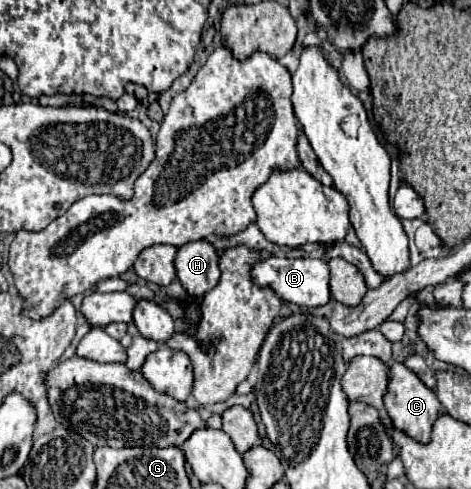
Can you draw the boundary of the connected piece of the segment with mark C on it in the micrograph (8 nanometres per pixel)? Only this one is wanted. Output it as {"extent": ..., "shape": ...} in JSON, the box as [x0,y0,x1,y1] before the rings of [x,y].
{"extent":[384,362,442,442],"shape":[[[392,362],[388,366],[388,390],[384,396],[384,408],[392,420],[392,424],[406,432],[408,436],[412,436],[418,442],[428,442],[430,440],[430,432],[432,432],[432,424],[434,420],[442,414],[440,410],[440,400],[436,396],[434,390],[430,390],[412,370],[408,370],[404,364],[400,362]]]}

